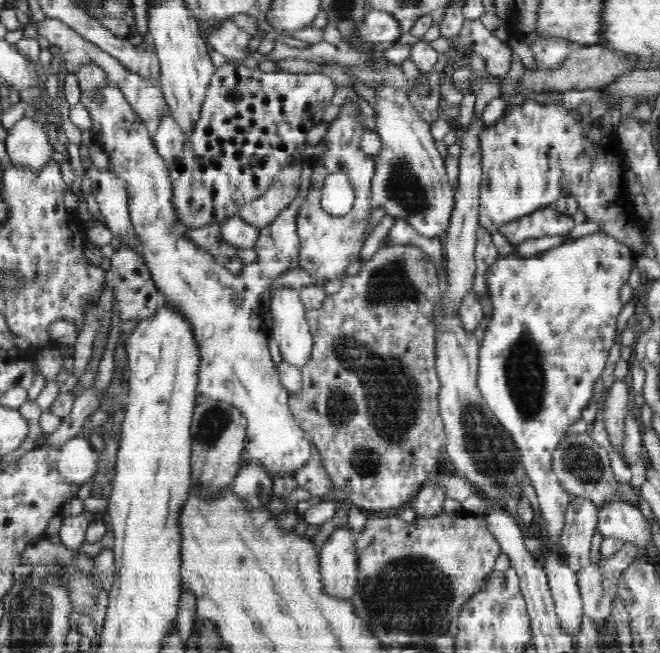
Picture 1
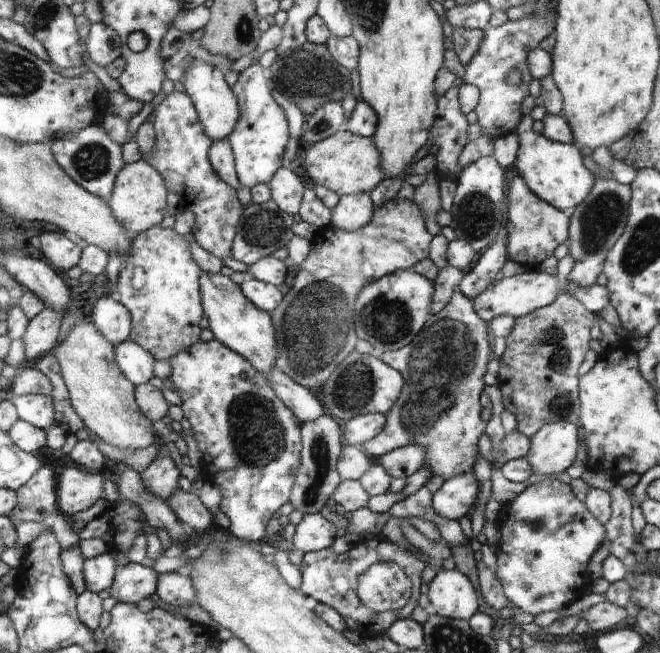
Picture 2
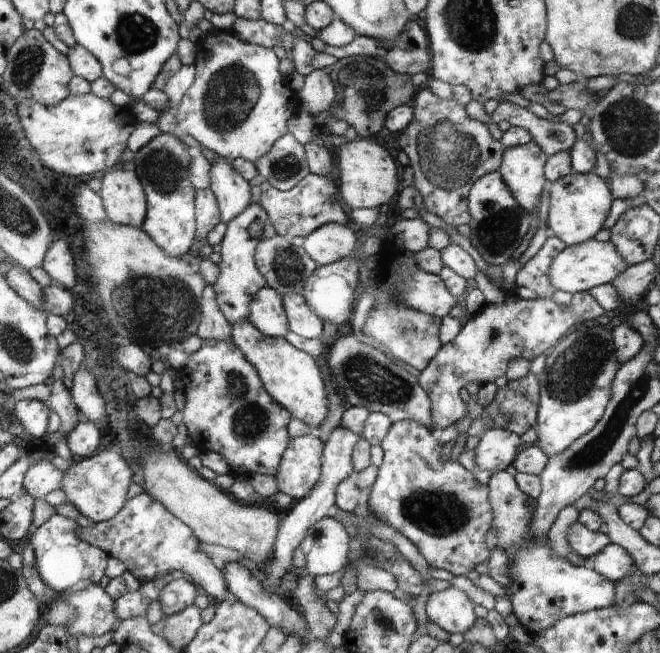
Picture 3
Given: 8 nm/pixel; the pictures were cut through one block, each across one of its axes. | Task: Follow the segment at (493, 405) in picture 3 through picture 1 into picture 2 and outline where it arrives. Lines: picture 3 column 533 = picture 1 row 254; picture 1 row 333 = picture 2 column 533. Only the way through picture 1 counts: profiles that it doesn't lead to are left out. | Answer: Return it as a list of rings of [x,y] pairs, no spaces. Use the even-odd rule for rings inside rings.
[[[564,292],[552,305],[515,318],[497,377],[504,409],[516,416],[517,429],[532,439],[549,423],[579,423],[579,368],[587,357],[594,314],[582,301]]]

